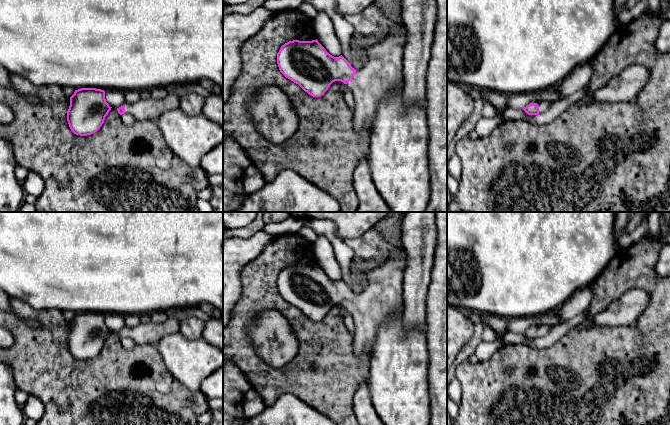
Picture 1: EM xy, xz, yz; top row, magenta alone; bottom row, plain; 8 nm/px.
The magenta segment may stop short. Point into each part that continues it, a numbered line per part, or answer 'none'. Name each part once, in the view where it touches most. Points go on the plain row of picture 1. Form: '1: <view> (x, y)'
1: xz (383, 295)

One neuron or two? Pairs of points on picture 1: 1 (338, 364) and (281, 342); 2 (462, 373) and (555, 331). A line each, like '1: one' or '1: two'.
1: two
2: two

